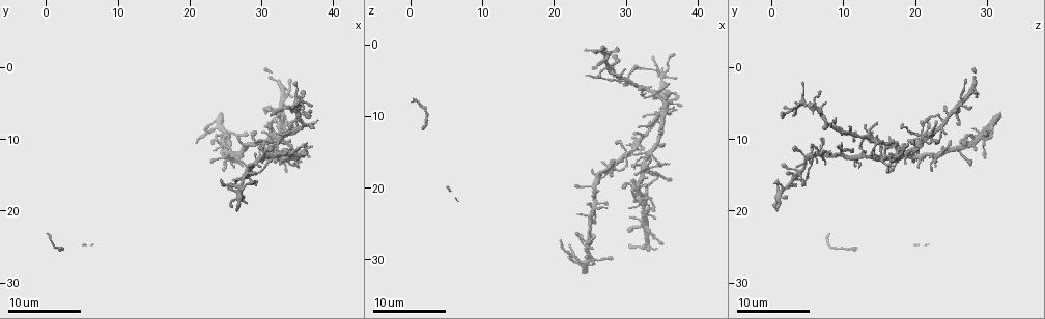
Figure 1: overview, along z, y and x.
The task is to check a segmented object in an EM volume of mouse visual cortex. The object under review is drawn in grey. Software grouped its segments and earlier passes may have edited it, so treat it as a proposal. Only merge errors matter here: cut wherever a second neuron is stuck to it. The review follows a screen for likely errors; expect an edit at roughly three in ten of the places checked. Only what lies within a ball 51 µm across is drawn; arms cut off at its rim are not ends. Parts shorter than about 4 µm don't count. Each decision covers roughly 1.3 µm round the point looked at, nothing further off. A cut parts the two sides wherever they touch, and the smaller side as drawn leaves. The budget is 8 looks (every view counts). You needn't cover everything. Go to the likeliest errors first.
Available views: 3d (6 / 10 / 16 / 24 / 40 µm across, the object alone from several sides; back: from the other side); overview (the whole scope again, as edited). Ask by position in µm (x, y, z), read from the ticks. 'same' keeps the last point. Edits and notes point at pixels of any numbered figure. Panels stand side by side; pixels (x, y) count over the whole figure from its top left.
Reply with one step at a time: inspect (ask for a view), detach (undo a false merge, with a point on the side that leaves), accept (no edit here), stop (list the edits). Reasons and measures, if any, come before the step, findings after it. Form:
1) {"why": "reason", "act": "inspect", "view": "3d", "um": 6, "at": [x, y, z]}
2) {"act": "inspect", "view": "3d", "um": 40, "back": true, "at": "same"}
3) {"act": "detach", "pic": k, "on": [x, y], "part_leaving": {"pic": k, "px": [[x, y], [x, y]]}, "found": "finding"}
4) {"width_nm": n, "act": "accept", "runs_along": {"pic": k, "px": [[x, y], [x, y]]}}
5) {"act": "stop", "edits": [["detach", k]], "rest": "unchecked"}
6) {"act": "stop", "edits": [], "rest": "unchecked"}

{"why": "looks like a crossing", "act": "inspect", "view": "3d", "um": 10, "at": [27.0, 17.5, 1.0]}

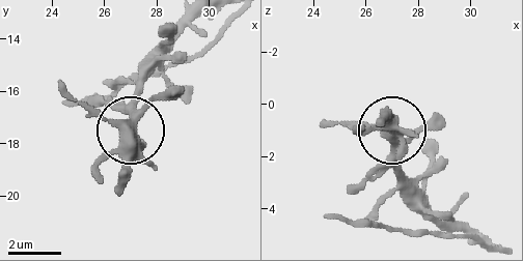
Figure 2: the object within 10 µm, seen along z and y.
{"act": "inspect", "view": "3d", "um": 10, "back": true, "at": "same"}

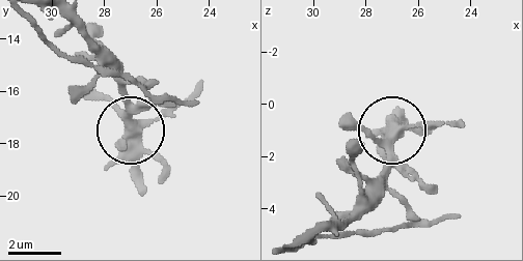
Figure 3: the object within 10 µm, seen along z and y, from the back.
{"arms": 5, "act": "accept", "runs_along": {"pic": 3, "px": [[66, 18], [117, 84], [140, 196]]}, "found": "all the same neuron"}

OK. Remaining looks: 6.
{"why": "four-way junction", "act": "inspect", "view": "3d", "um": 10, "at": [33.0, 9.5, 21.0]}

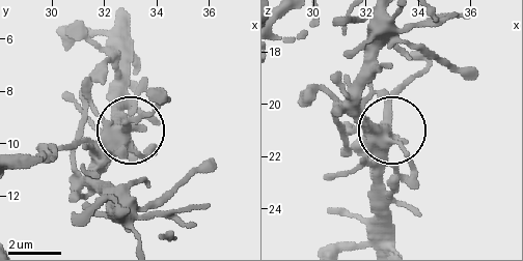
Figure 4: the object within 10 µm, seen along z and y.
{"act": "accept", "runs_along": {"pic": 4, "px": [[117, 206], [111, 206], [100, 166], [133, 123], [164, 99]]}, "found": "continuous, no second neuron"}

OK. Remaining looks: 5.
{"why": "side arm on a straight run", "act": "inspect", "view": "3d", "um": 10, "at": [31.0, 12.5, 5.5]}

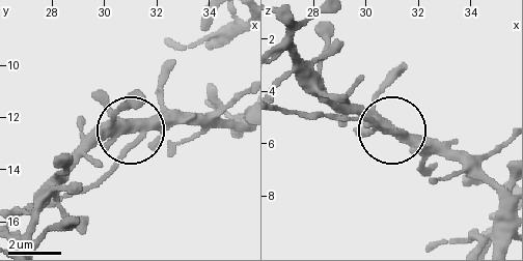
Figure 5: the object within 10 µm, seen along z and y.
{"width_nm": 300, "act": "accept", "runs_along": {"pic": 5, "px": [[498, 214], [492, 191], [451, 160], [347, 117]]}, "found": "continuous, no second neuron"}

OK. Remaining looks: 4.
{"why": "three-way junction", "act": "inspect", "view": "3d", "um": 6, "at": [32.0, 10.0, 14.5]}

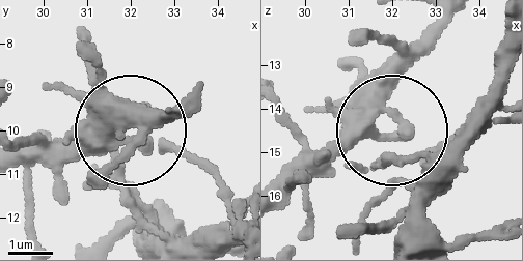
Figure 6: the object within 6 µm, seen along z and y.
{"width_nm": 230, "act": "accept", "found": "all the same neuron"}

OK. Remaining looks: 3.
{"act": "stop", "edits": [], "rest": "unchecked"}

